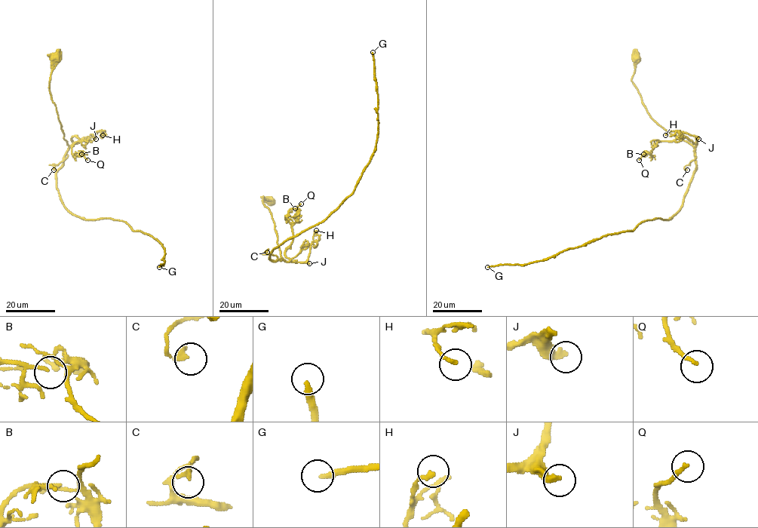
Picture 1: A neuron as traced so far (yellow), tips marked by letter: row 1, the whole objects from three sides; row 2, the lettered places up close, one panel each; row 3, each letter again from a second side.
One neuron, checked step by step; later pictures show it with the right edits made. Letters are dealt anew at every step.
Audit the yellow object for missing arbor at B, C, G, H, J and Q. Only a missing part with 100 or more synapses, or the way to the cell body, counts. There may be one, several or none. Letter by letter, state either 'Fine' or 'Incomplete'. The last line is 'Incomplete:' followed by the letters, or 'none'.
B: Fine
C: Fine
G: Incomplete
H: Fine
J: Fine
Q: Fine
Incomplete: G

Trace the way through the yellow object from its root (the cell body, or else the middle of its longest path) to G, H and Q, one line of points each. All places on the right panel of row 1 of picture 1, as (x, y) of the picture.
G: (636, 58), (631, 81), (647, 112), (694, 148), (682, 206), (670, 219), (546, 259), (487, 267)
H: (636, 58), (631, 81), (649, 115), (678, 138), (696, 144), (696, 136), (670, 131), (665, 135)
Q: (636, 58), (631, 81), (649, 115), (696, 143), (682, 136), (660, 140), (652, 156), (639, 160)

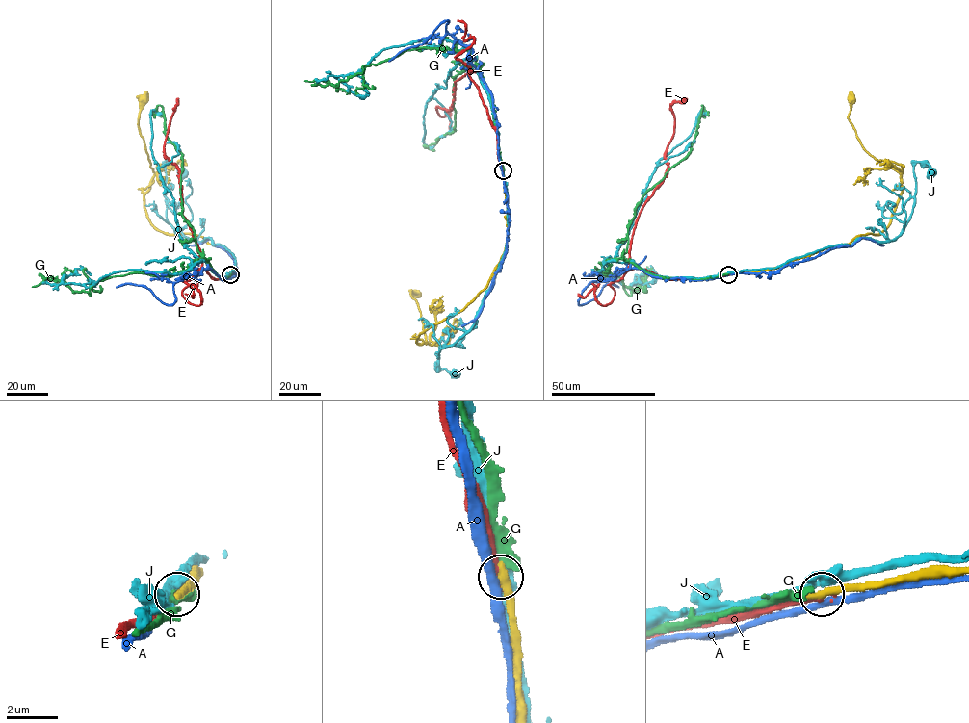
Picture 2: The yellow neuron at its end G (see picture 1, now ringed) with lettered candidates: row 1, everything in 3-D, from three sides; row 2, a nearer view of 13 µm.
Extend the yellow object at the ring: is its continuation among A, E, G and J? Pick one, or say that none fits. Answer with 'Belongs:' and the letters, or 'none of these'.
Belongs: E

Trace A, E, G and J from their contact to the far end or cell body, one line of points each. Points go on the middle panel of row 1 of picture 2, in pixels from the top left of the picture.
A: (503, 171), (491, 93), (467, 57), (472, 49), (448, 33), (448, 20), (425, 42), (405, 48), (388, 61)
E: (503, 170), (473, 70), (455, 82), (452, 108), (436, 109), (440, 116), (449, 114), (450, 129)
G: (503, 169), (492, 101), (476, 59), (467, 51), (419, 48), (363, 66), (362, 72), (334, 85), (304, 81)
J: (503, 170), (508, 234), (504, 254), (475, 323), (452, 345), (443, 348), (437, 355), (438, 367), (455, 374)

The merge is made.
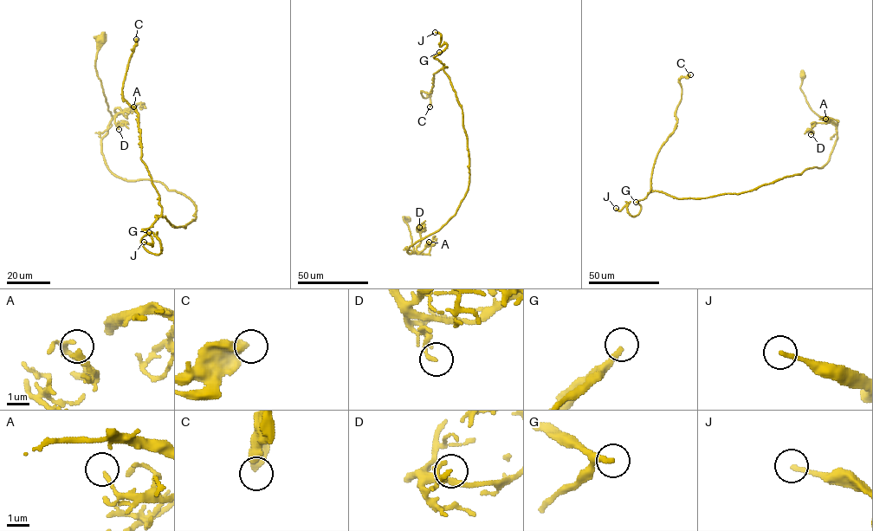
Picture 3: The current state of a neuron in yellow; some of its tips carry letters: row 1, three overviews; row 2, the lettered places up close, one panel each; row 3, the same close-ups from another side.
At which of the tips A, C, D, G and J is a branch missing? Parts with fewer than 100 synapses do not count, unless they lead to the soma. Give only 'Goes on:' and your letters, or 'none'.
Goes on: J

